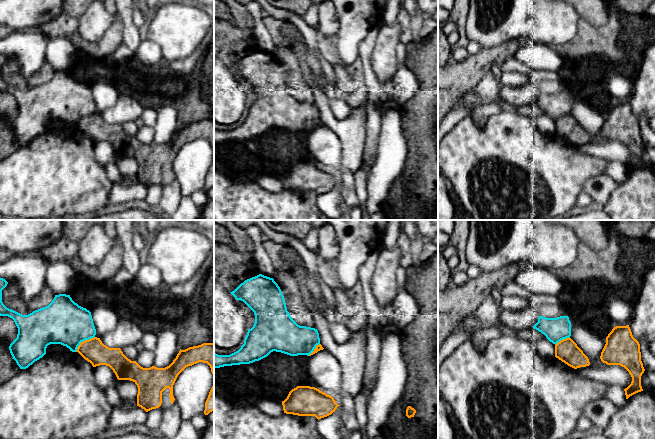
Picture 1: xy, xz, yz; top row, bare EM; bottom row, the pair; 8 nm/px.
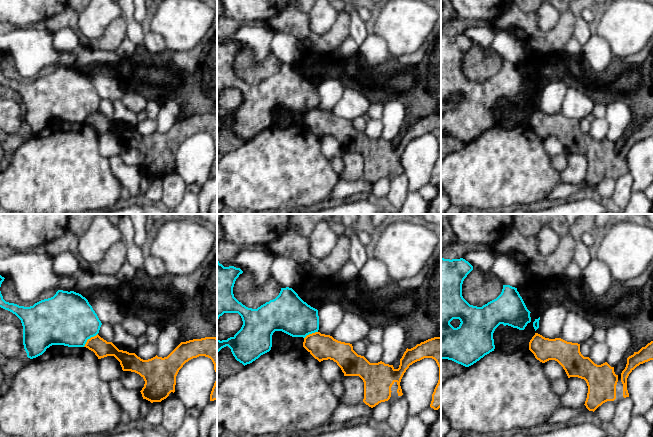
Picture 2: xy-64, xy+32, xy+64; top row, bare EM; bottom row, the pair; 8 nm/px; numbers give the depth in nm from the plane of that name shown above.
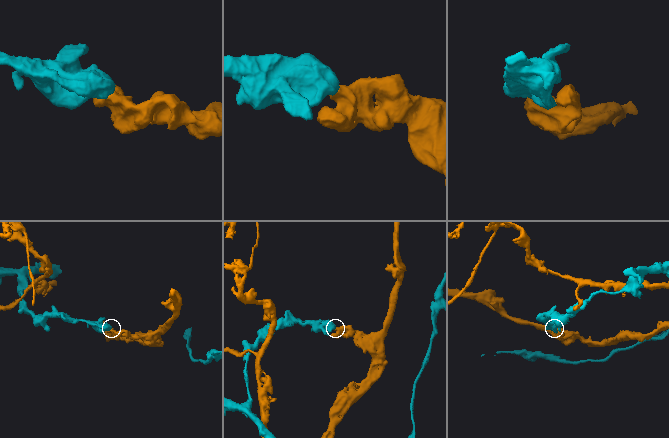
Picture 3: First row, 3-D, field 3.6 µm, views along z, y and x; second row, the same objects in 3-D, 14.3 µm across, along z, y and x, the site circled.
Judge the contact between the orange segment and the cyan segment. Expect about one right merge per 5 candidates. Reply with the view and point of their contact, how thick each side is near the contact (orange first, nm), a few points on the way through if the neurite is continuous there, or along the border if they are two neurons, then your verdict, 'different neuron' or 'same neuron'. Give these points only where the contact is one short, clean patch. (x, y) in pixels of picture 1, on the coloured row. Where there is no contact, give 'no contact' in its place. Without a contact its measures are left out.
meets orange in xy at (83, 341); 190 nm thick on the orange side, 360 nm on the other; border along xy (94, 336), (83, 340), (75, 351); different neuron

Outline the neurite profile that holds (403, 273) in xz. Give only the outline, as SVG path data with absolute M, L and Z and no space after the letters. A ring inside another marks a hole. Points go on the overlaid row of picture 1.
M401 264L397 270L397 287L398 294L407 292L410 284L410 268L407 264Z

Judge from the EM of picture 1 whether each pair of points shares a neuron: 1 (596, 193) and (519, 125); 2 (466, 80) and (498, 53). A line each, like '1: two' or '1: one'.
1: two
2: one

